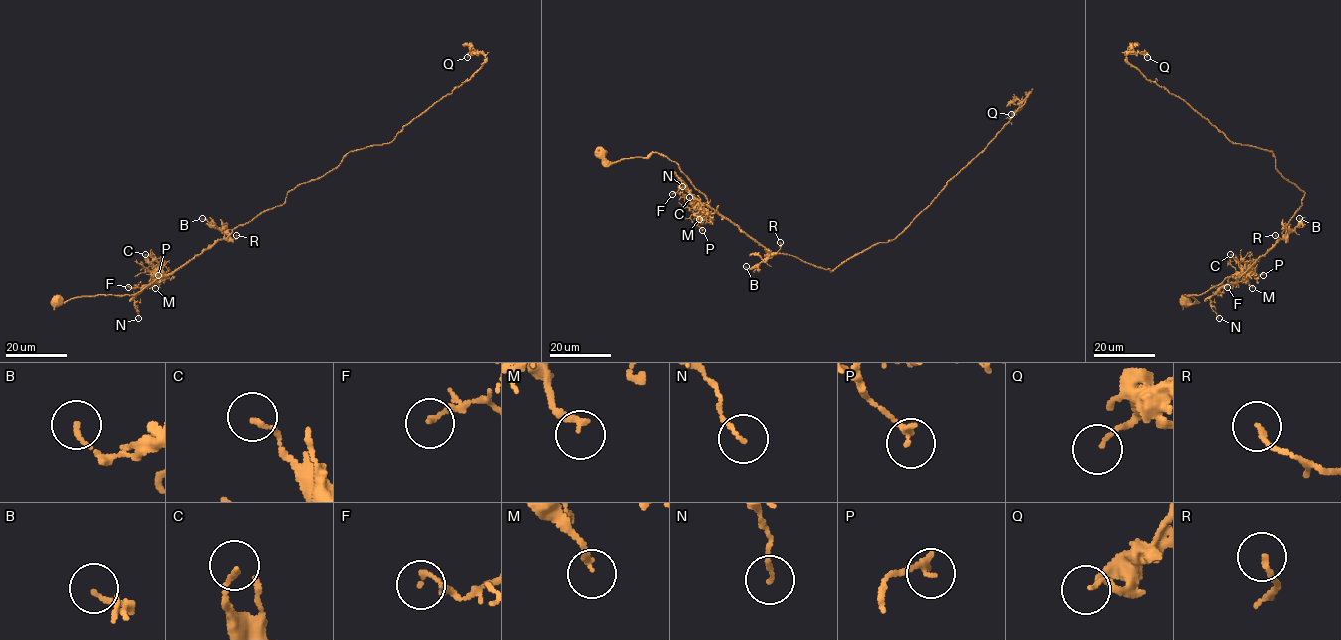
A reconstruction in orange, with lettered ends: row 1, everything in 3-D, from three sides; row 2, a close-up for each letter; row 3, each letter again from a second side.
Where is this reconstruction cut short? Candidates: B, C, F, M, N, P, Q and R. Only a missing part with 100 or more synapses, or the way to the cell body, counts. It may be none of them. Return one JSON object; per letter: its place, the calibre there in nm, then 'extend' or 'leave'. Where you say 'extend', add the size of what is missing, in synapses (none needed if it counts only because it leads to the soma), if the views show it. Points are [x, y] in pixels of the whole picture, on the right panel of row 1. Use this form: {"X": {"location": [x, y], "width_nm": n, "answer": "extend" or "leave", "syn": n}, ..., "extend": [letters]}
{"B": {"location": [1299, 218], "width_nm": 130, "answer": "leave"}, "C": {"location": [1230, 254], "width_nm": 140, "answer": "leave"}, "F": {"location": [1227, 287], "width_nm": 140, "answer": "leave"}, "M": {"location": [1252, 288], "width_nm": 200, "answer": "leave"}, "N": {"location": [1219, 318], "width_nm": 120, "answer": "leave"}, "P": {"location": [1263, 275], "width_nm": 200, "answer": "leave"}, "Q": {"location": [1147, 57], "width_nm": 100, "answer": "leave"}, "R": {"location": [1275, 235], "width_nm": 130, "answer": "leave"}, "extend": []}

